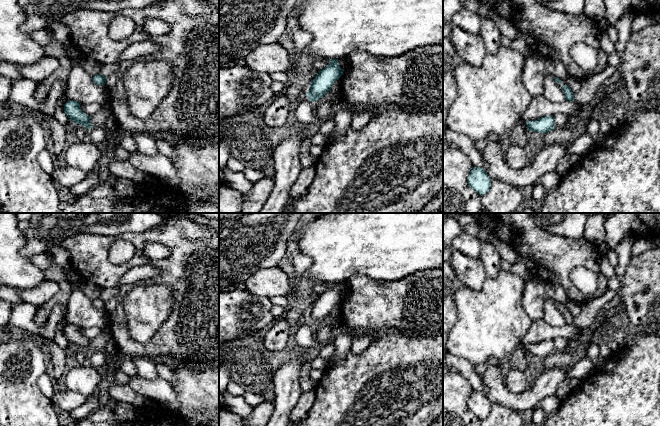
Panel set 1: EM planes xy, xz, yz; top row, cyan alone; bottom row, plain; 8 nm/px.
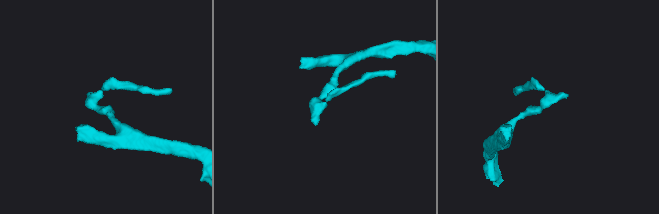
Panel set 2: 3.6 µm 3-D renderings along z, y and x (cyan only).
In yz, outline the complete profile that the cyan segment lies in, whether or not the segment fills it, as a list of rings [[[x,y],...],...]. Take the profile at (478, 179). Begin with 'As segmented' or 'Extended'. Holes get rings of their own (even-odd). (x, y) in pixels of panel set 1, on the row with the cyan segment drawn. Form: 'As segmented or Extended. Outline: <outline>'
As segmented. Outline: [[[473,167],[468,176],[468,185],[482,196],[490,190],[491,179],[482,167]]]

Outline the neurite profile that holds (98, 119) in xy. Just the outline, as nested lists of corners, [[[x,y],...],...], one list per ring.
[[[102,105],[99,111],[92,115],[89,115],[90,123],[93,127],[104,127],[109,115],[110,110],[108,105]]]

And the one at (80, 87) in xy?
[[[71,44],[68,49],[71,60],[71,70],[65,87],[63,110],[67,101],[73,100],[81,104],[98,103],[108,105],[108,95],[105,85],[97,85],[81,65],[81,55]]]

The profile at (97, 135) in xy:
[[[76,124],[76,135],[79,141],[84,141],[86,139],[90,140],[92,143],[99,145],[105,143],[109,138],[109,131],[105,127],[93,127],[89,130],[88,137],[85,137],[85,130],[82,125]]]

